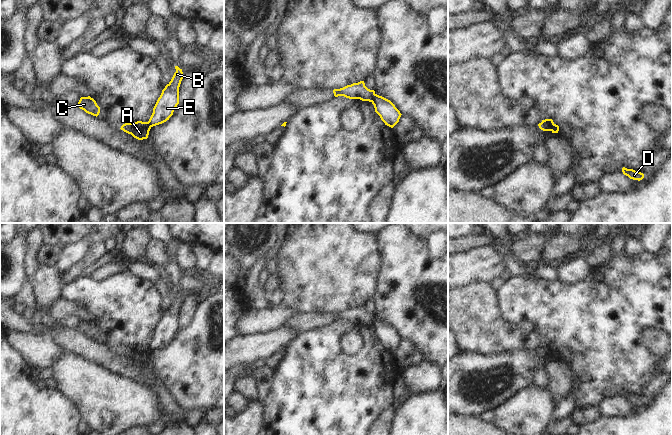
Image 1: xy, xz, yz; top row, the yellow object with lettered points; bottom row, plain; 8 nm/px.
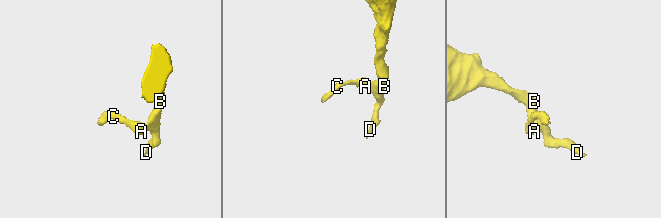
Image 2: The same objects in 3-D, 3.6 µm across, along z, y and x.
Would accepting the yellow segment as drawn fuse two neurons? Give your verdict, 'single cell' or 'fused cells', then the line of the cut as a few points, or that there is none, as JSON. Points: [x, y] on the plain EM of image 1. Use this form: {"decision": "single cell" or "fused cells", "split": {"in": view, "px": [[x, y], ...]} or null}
{"decision": "fused cells", "split": {"in": "yz", "px": [[542, 345], [546, 346], [551, 354]]}}

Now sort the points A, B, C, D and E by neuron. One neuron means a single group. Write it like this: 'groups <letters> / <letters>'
groups A C / B D E

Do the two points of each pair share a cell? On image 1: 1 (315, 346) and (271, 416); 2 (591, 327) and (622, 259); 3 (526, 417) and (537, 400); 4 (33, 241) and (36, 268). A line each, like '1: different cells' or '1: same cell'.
1: same cell
2: same cell
3: same cell
4: same cell

